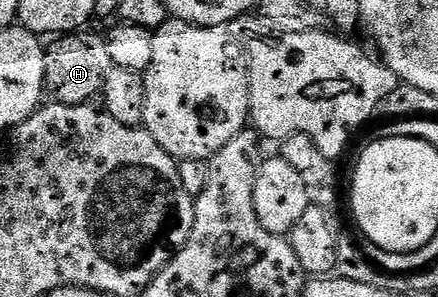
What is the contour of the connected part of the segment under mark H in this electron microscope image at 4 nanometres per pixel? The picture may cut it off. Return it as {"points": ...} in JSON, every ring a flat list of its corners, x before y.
{"points":[[81,29,67,35,53,38,51,42,47,44,44,52,44,85,47,94,51,96,55,102,61,103,62,105,91,104,93,100,95,100,92,98,94,98,95,95,97,98,97,96,103,92,104,78,108,70,112,68,110,52,106,49,108,40,103,34,91,35,90,32,91,30]]}

